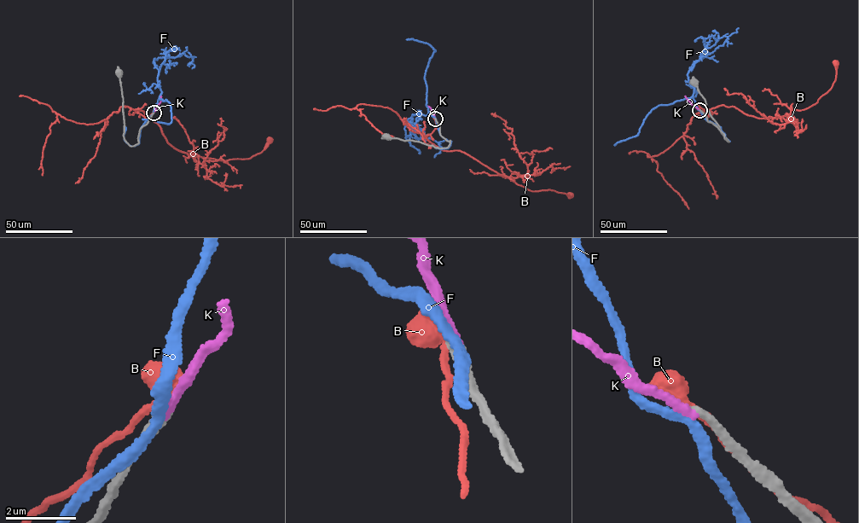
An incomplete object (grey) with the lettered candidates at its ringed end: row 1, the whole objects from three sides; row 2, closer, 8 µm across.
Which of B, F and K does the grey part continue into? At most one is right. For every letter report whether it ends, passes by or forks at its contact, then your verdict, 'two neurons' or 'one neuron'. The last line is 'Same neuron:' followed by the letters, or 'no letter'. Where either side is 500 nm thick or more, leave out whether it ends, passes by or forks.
B: it passes by | two neurons
F: it passes by | two neurons
K: it ends | two neurons
Same neuron: no letter

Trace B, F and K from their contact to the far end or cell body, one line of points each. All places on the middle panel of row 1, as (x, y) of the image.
B: (435, 119), (436, 127), (425, 136), (439, 148), (459, 150), (530, 190), (570, 194)
F: (435, 119), (429, 113), (411, 115), (412, 133), (419, 138), (432, 138), (438, 143), (440, 151), (434, 157)
K: (435, 119), (426, 105)

